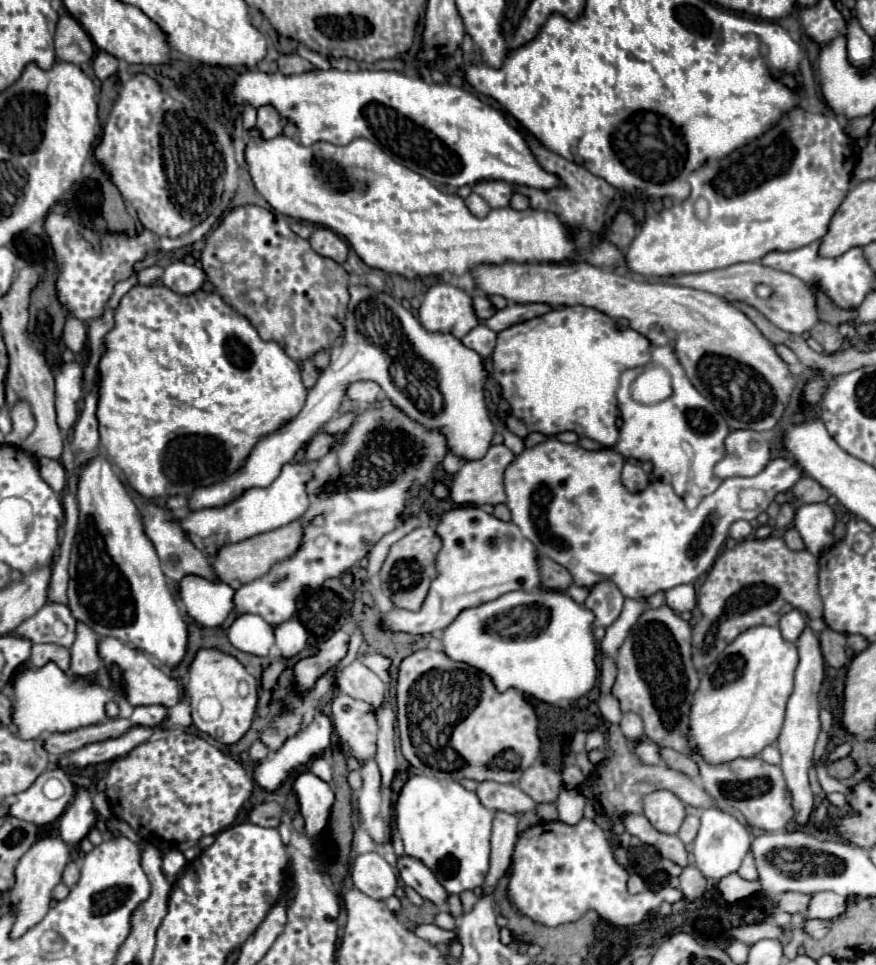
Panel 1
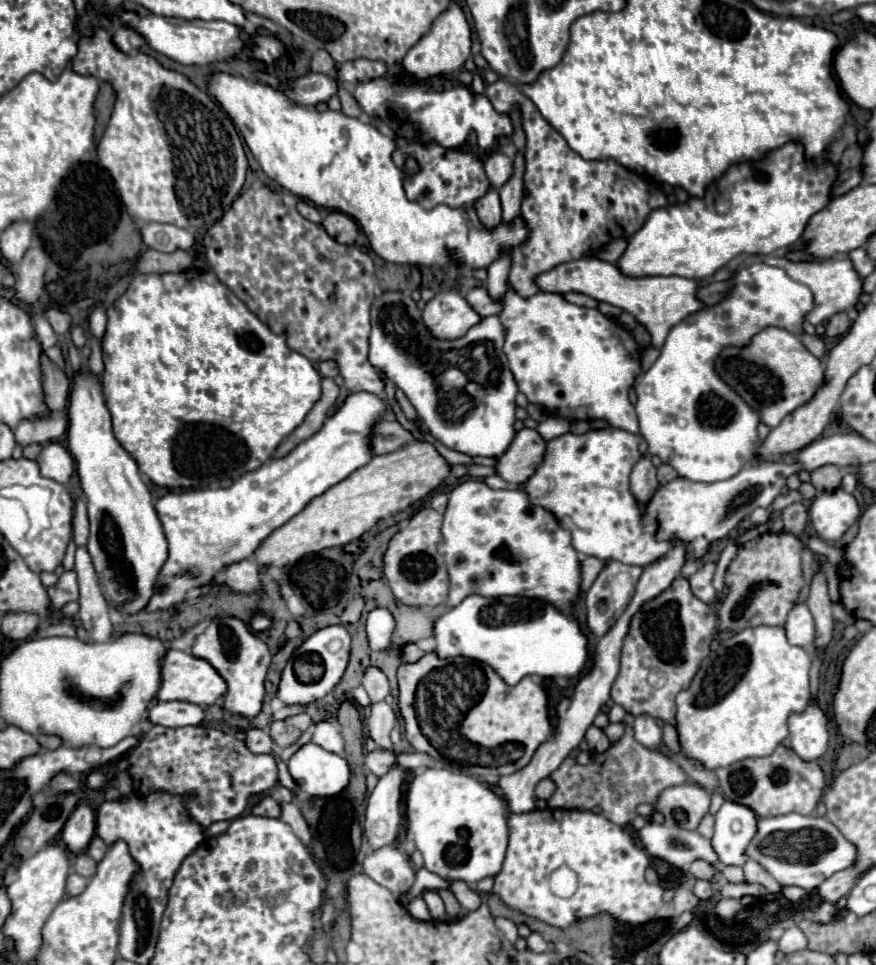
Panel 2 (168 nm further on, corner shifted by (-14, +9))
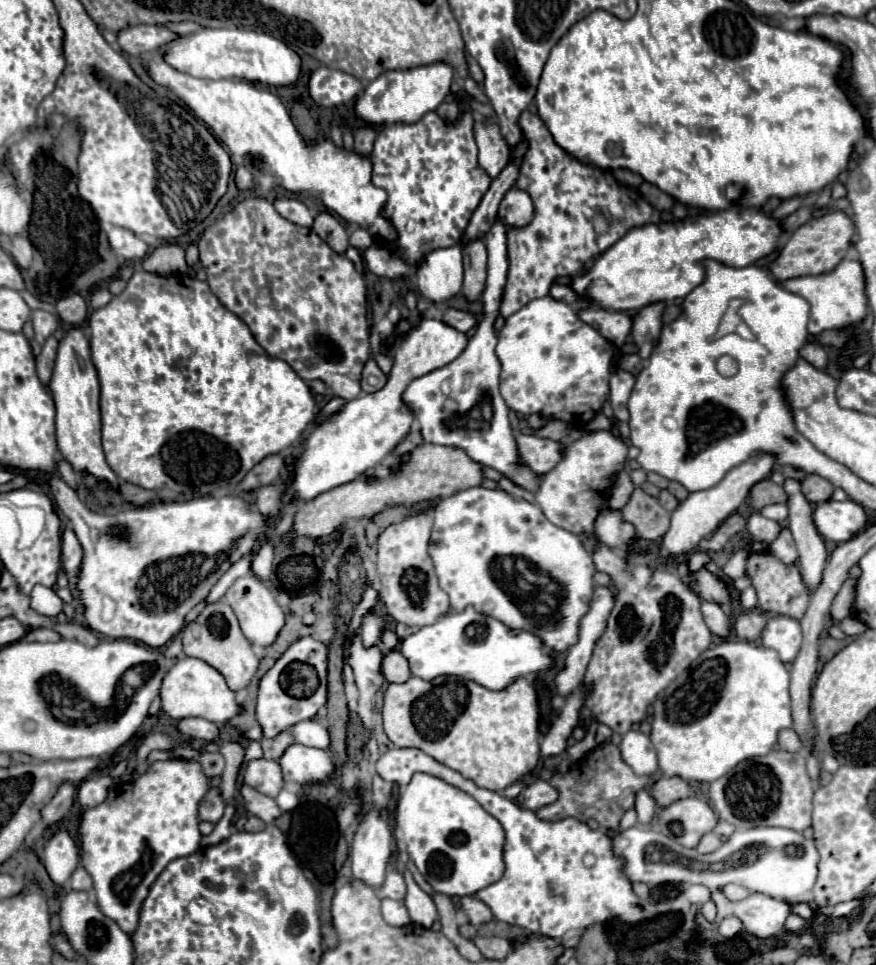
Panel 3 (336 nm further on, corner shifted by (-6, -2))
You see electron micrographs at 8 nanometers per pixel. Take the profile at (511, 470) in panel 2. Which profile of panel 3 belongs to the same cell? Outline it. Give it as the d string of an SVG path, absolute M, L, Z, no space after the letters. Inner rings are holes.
M517 433L515 439L517 439L519 455L523 457L523 463L527 463L537 475L545 475L559 463L559 459L563 459L563 447L559 441L541 439L541 437L523 435L523 433Z

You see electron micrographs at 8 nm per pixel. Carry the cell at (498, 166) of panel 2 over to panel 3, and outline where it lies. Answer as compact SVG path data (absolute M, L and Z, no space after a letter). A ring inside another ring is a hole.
M475 121L473 133L479 147L479 165L489 177L497 177L511 159L511 147L507 147L495 121Z

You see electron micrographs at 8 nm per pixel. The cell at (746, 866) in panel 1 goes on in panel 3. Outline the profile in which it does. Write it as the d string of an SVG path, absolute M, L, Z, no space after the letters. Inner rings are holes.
M727 885L727 887L723 887L723 895L727 895L727 899L731 899L731 901L741 901L741 899L749 897L751 891L747 891L745 887L739 887L739 885Z

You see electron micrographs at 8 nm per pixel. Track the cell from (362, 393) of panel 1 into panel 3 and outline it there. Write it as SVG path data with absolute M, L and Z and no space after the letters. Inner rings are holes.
M261 197L239 201L225 217L205 229L197 245L211 291L231 313L247 323L255 341L267 355L287 361L303 381L321 379L335 395L347 401L361 393L361 371L371 355L367 285L345 255L331 251L313 229L303 229L283 219L273 203Z

